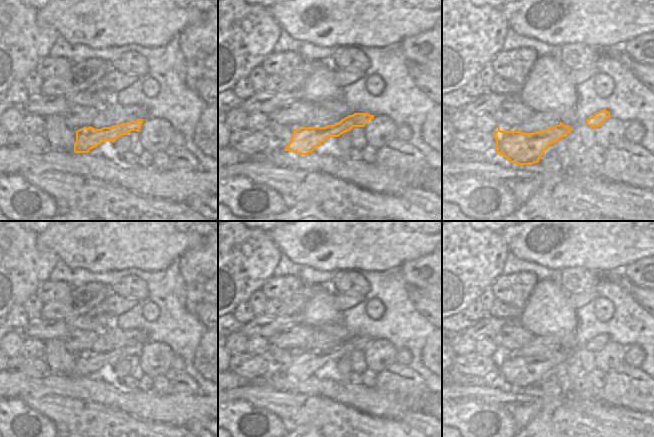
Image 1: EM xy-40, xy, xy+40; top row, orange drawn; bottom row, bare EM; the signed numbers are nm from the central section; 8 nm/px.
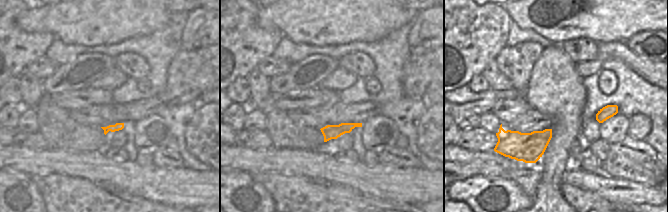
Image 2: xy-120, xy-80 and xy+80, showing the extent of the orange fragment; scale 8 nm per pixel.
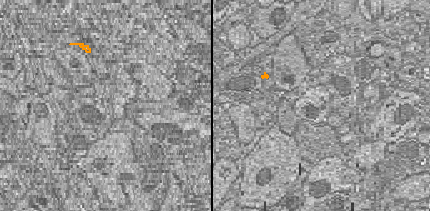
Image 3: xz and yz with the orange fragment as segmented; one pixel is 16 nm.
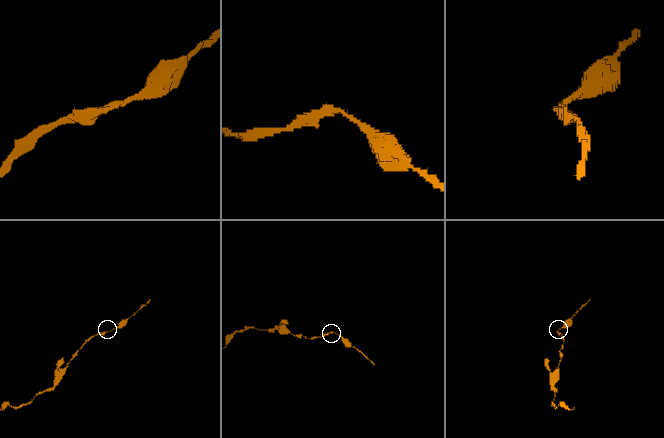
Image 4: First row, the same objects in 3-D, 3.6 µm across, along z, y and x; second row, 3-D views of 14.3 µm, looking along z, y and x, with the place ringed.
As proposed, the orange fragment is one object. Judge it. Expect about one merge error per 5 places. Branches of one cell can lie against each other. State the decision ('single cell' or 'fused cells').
single cell

